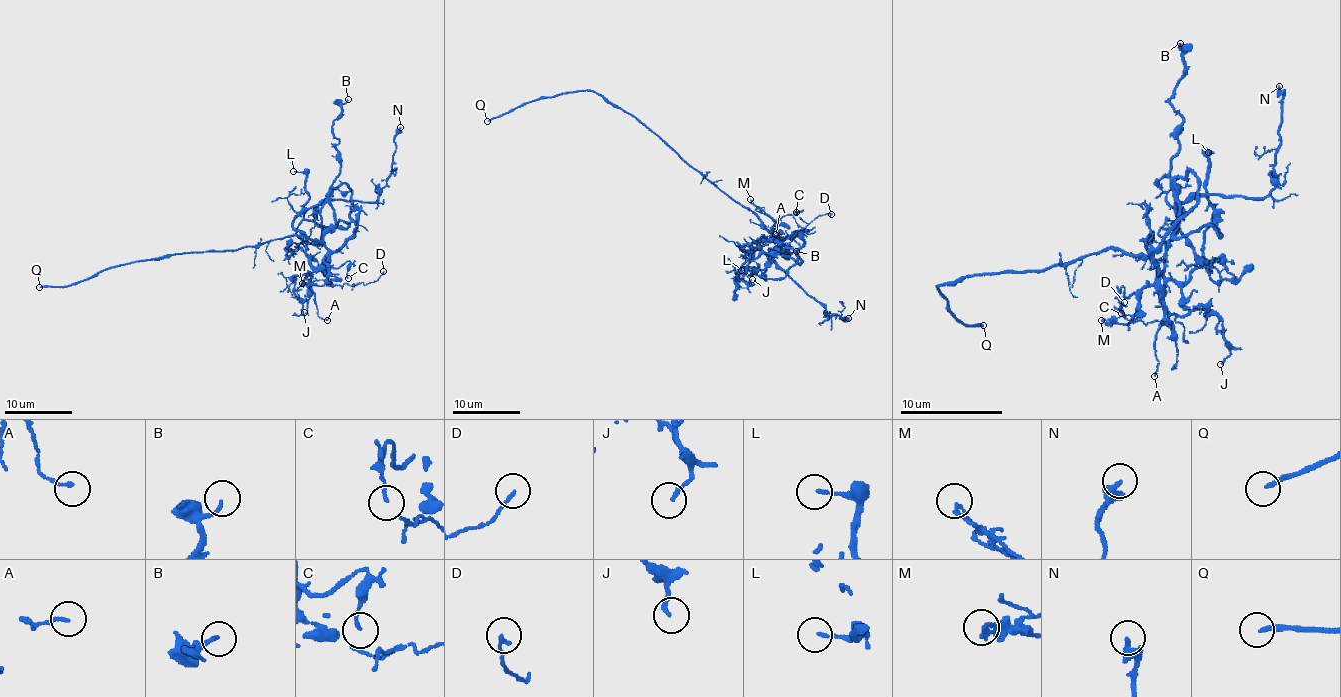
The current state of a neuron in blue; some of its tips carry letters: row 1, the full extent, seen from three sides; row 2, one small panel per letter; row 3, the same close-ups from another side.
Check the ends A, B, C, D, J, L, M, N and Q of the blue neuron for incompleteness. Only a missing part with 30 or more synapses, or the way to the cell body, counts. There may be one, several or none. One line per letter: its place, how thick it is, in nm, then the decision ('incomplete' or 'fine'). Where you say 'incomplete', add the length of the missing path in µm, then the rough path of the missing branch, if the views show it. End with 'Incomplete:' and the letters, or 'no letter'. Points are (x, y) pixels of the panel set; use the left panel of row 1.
A: at (327, 320); 130 nm thick; fine
B: at (348, 99); 160 nm thick; fine
C: at (348, 278); 100 nm thick; fine
D: at (383, 271); 130 nm thick; fine
J: at (304, 312); 150 nm thick; fine
L: at (293, 171); 110 nm thick; fine
M: at (302, 283); 170 nm thick; fine
N: at (400, 127); 400 nm thick; fine
Q: at (39, 287); 180 nm thick; incomplete; about 30 µm are missing
Incomplete: Q

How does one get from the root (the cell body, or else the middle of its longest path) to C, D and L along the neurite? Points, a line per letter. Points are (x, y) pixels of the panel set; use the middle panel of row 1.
C: (745, 207), (774, 236), (772, 228), (784, 216), (796, 212)
D: (745, 207), (775, 236), (772, 240), (782, 243), (787, 243), (816, 218), (831, 214)
L: (745, 207), (775, 236), (758, 241), (760, 253), (750, 267), (745, 267), (752, 273), (755, 270), (741, 270)

